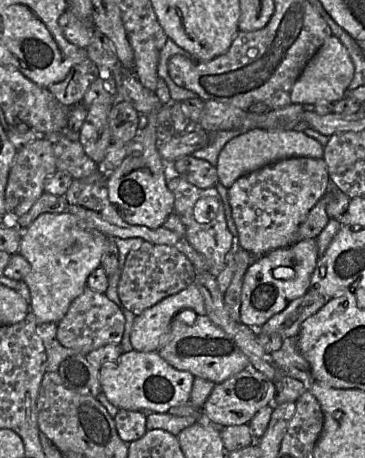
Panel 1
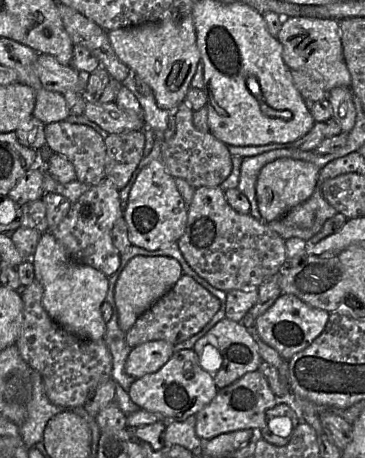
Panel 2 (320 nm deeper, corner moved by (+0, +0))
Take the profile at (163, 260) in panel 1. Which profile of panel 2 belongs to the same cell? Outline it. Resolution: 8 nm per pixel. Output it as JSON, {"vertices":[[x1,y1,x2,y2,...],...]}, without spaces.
{"vertices":[[184,273,175,285,145,311,126,332,127,343,131,348,155,340,177,345,199,333,219,311,220,306,221,302,216,296]]}

